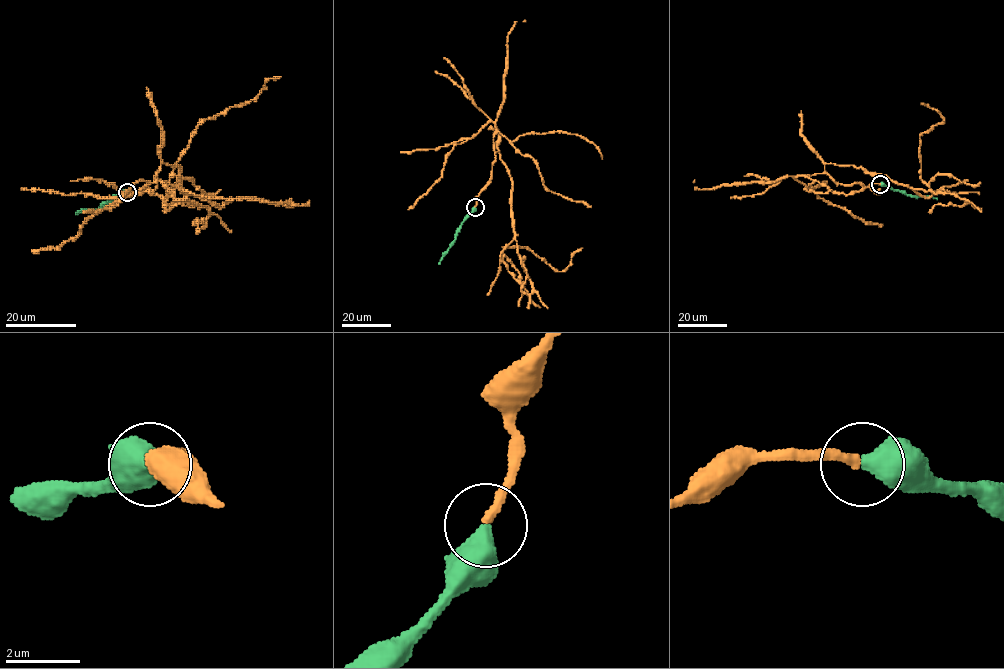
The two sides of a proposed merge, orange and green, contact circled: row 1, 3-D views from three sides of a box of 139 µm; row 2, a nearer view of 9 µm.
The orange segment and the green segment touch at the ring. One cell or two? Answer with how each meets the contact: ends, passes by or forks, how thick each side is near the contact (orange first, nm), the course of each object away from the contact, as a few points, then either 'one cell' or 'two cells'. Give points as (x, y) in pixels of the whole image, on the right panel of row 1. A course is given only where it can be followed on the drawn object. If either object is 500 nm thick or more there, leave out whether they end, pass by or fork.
260 nm thick on the orange side, 550 nm on the other; orange runs (880, 184), (837, 184), (824, 164), (862, 167), (930, 196), (920, 178), (919, 136), (945, 119), (920, 102); green runs (880, 184), (909, 195), (937, 199); one cell

